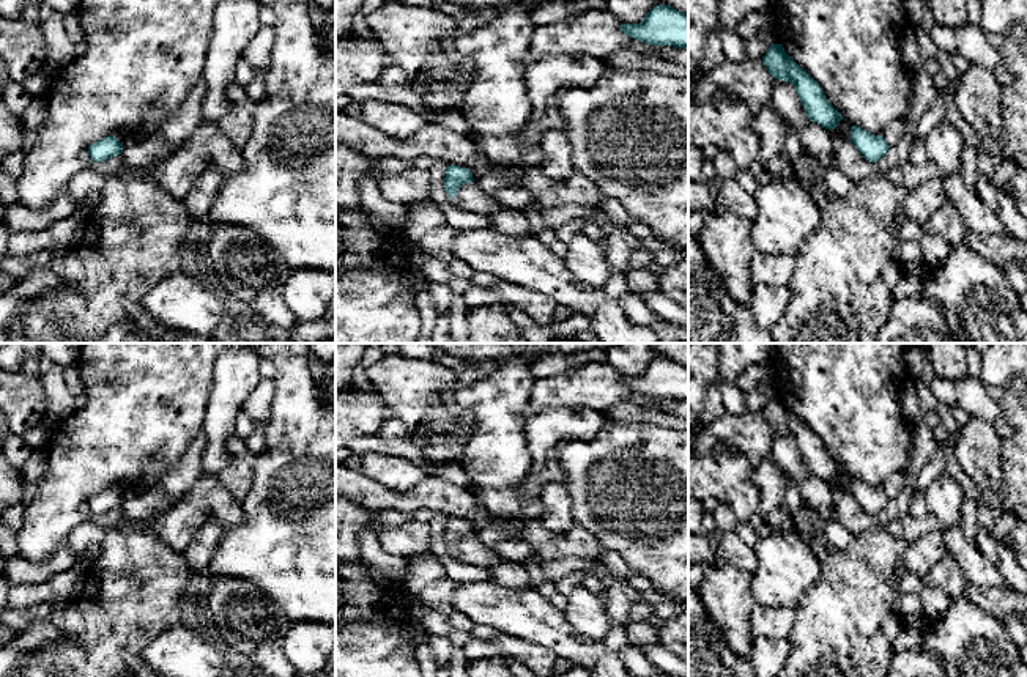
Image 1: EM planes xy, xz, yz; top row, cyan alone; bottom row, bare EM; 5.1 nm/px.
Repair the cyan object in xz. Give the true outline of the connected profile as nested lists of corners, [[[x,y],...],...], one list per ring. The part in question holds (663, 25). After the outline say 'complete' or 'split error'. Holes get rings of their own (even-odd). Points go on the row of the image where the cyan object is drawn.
[[[655,5],[640,24],[621,24],[621,30],[633,39],[652,46],[688,49],[688,13],[669,5]]]; complete

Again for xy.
[[[107,135],[88,146],[93,162],[104,162],[123,153],[123,143],[113,135]]]; complete

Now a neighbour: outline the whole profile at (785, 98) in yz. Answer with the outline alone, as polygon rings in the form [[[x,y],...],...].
[[[773,77],[772,83],[772,104],[778,109],[784,118],[799,131],[800,128],[813,123],[791,82],[783,82]]]

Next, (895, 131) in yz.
[[[898,118],[893,120],[884,131],[884,139],[887,140],[887,143],[890,146],[896,145],[901,142],[901,139],[906,134],[906,120],[904,118]]]

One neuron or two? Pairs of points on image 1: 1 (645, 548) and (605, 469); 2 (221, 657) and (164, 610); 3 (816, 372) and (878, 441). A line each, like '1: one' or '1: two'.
1: one
2: two
3: one

